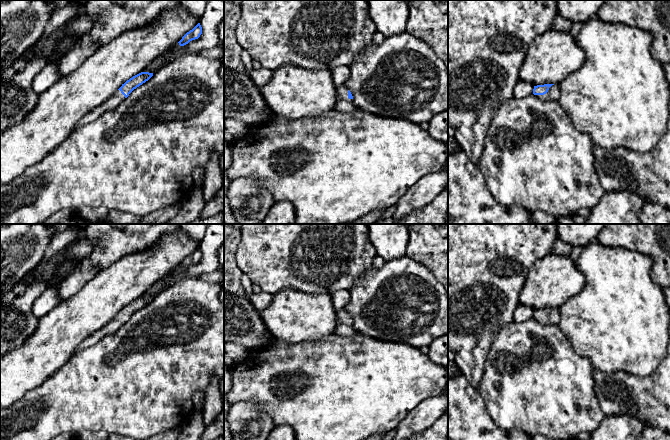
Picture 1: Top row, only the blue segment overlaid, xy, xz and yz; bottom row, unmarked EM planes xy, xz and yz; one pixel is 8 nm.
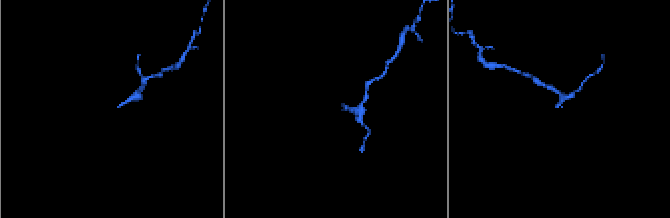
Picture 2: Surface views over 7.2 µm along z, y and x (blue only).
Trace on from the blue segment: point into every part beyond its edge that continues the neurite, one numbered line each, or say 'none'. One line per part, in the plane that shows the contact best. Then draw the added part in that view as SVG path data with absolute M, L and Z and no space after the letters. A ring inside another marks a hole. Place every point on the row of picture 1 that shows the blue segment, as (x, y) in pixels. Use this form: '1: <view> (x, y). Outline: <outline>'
1: yz (553, 94). Outline: M554 84L549 87L549 90L544 95L535 95L538 99L542 101L555 101L558 102L560 98L560 87L559 84Z

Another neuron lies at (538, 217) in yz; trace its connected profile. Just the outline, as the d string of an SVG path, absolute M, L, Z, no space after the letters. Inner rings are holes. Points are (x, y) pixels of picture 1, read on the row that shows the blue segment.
M540 210L534 211L531 214L531 219L534 224L552 224L556 220L551 214Z

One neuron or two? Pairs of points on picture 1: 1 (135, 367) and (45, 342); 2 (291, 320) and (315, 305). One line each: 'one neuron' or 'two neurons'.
1: two neurons
2: one neuron

